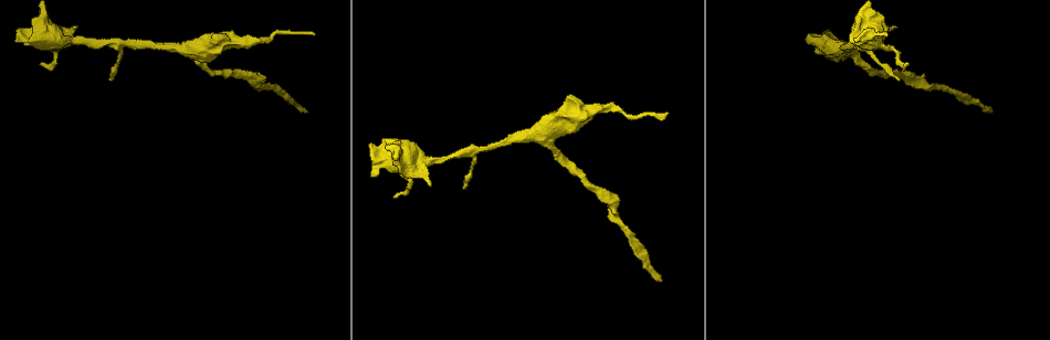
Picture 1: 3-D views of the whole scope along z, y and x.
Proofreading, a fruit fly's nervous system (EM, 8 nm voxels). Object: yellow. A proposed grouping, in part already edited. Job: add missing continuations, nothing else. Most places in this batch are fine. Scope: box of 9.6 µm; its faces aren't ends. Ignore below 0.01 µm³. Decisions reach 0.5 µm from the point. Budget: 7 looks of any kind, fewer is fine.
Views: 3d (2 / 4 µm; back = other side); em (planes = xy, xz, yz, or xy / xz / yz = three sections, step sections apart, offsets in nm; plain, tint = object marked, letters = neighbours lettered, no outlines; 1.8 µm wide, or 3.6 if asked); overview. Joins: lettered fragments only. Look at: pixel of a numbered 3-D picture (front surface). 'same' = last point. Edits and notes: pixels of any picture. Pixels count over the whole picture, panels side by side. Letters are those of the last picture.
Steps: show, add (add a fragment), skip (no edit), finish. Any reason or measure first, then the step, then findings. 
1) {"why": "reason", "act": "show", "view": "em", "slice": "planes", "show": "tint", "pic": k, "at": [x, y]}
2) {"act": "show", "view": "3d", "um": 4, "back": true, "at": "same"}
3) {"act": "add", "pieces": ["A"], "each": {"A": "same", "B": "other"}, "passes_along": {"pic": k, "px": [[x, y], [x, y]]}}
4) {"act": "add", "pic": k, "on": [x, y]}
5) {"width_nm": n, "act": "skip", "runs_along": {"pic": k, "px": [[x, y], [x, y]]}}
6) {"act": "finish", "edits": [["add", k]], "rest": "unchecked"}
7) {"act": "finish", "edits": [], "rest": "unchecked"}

{"why": "thick end", "act": "show", "view": "3d", "um": 4, "pic": 1, "at": [897, 26]}

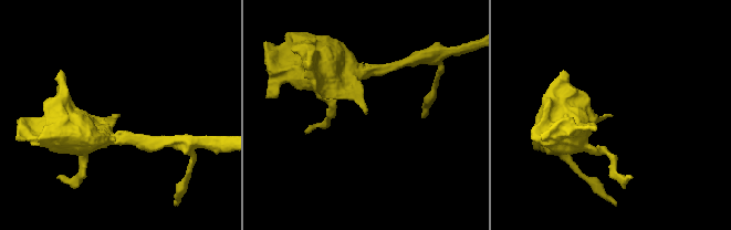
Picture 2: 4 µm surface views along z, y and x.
{"act": "show", "view": "em", "slice": "planes", "show": "plain", "pic": 2, "at": [365, 114]}

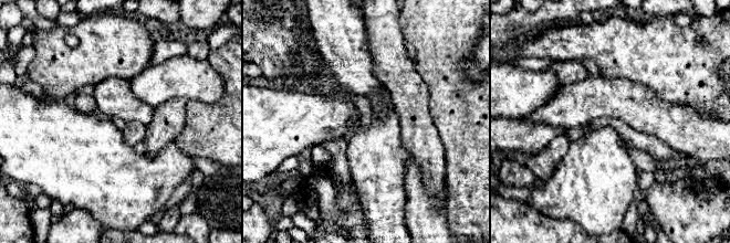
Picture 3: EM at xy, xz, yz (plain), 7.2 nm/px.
{"act": "show", "view": "em", "slice": "planes", "show": "letters", "at": "same"}

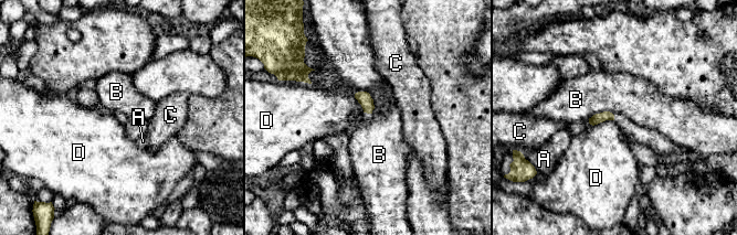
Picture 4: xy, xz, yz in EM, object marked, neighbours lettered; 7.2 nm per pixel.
{"longest_contact_nm": ["B", 190], "act": "skip", "each": {"A": "other", "B": "other", "C": "other", "D": "other"}, "found": "none of them fits"}

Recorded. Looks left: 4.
{"why": "free end", "act": "show", "view": "em", "slice": "planes", "show": "letters", "pic": 1, "at": [898, 80]}

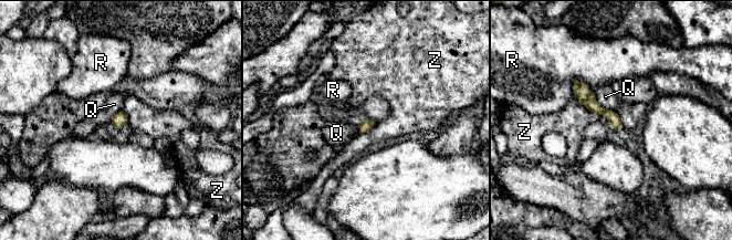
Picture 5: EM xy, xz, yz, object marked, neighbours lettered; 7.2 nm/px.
{"width_nm": 80, "act": "skip", "each": {"Q": "other", "R": "other", "Z": "other"}, "border": {"pic": 5, "px": [[578, 101], [596, 115]]}, "found": "none of them fits"}

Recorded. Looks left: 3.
{"why": "thin end", "act": "show", "view": "em", "slice": "xy", "step": 4, "show": "tint", "pic": 1, "at": [992, 113]}

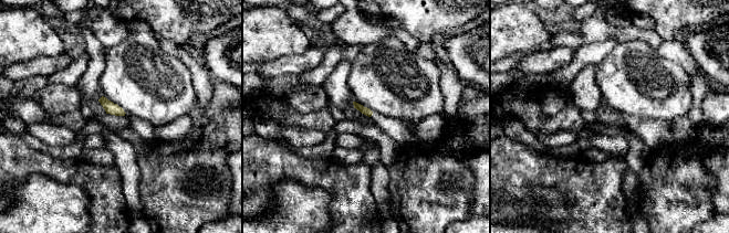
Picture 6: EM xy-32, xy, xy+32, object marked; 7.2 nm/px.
{"act": "show", "view": "em", "slice": "planes", "show": "tint", "at": "same"}

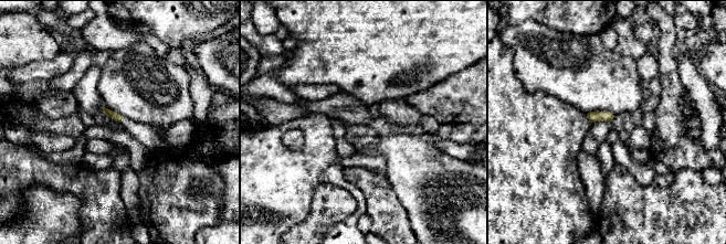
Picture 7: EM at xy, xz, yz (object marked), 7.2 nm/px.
{"why": "what lies round it", "act": "show", "view": "em", "slice": "planes", "show": "letters", "at": "same"}

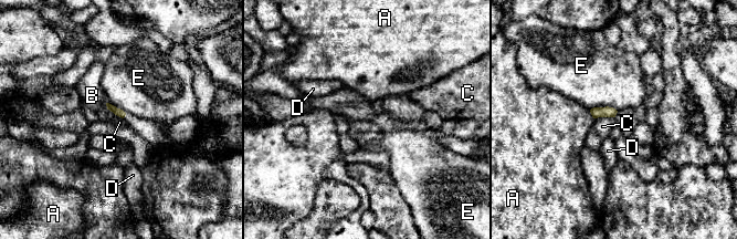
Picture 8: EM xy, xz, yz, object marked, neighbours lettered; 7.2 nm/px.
{"act": "skip", "each": {"A": "other", "B": "other", "C": "other", "D": "other", "E": "other"}, "border": {"pic": 8, "px": [[613, 116], [598, 116], [595, 118]]}, "found": "none of them fits"}

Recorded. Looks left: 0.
{"act": "finish", "edits": [], "rest": "unchecked"}

